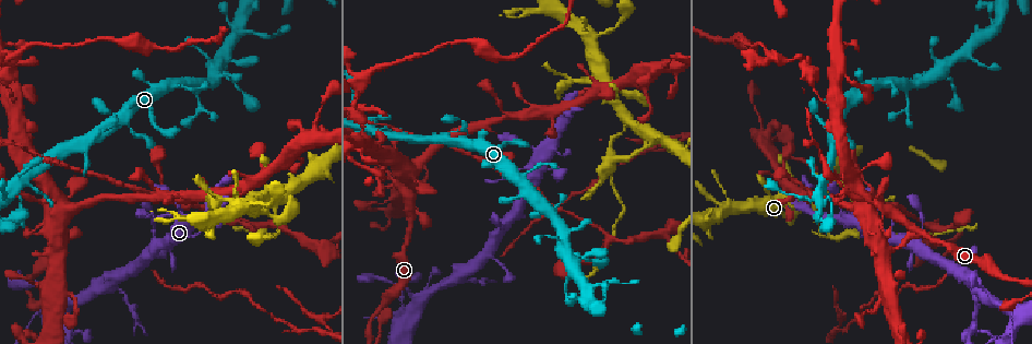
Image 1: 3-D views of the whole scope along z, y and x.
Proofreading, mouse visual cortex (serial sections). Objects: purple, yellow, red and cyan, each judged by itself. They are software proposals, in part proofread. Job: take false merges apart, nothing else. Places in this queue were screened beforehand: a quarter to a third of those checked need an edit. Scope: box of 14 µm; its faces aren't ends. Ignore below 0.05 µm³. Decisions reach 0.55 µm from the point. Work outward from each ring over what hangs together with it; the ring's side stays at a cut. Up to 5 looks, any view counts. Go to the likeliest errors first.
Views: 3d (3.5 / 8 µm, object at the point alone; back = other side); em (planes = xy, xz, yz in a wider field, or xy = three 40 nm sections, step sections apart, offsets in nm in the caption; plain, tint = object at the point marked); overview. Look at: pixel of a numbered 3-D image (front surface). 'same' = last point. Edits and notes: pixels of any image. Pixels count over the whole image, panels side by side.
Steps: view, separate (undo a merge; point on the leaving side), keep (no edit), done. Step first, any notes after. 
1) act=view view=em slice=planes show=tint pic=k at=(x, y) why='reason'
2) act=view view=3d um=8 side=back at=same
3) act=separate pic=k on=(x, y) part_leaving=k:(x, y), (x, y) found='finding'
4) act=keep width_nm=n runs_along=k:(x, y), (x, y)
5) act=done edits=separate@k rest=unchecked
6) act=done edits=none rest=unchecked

act=view view=3d um=3.5 pic=1 at=(572, 81) why='thin neck'

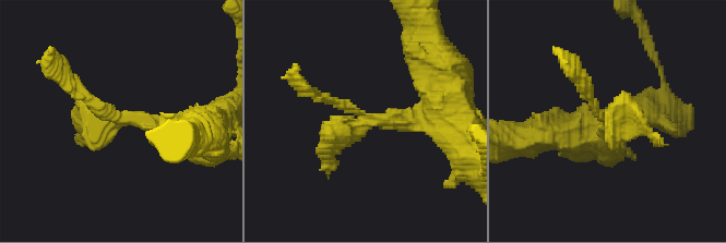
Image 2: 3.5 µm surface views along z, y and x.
act=view view=em slice=xy step=1 show=tint pic=2 at=(367, 118)

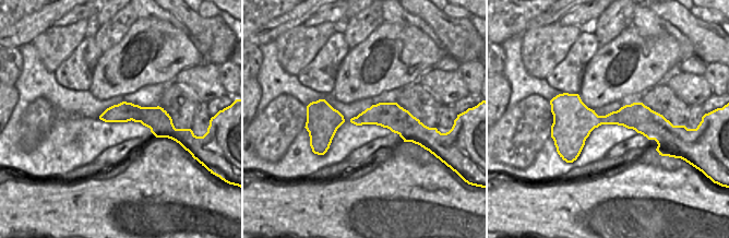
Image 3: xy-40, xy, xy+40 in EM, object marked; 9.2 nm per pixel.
act=keep runs_along=2:(448, 114), (367, 120), (328, 165) found='continuous, no second cell'

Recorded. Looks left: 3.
act=view view=3d um=3.5 pic=1 at=(641, 149) why='narrows sharply'

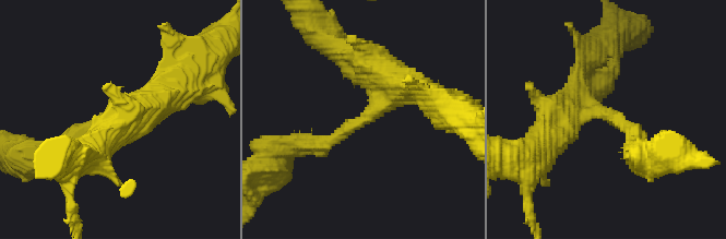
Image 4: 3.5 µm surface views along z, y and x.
act=view view=em slice=xy step=2 show=tint pic=4 at=(613, 114)

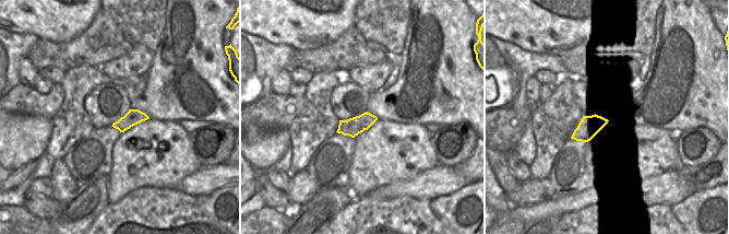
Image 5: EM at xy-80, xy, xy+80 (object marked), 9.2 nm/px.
act=keep arm_widths_nm=250,400 runs_along=4:(137, 115), (59, 152) found='one cell here'

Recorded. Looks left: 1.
act=done edits=none rest=unchecked

